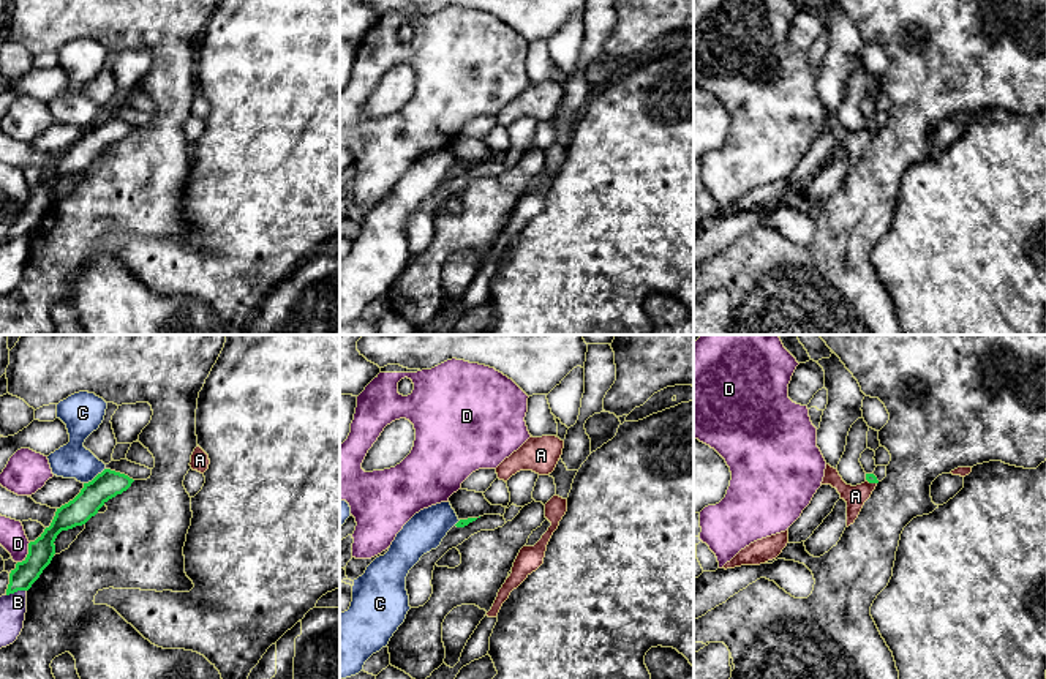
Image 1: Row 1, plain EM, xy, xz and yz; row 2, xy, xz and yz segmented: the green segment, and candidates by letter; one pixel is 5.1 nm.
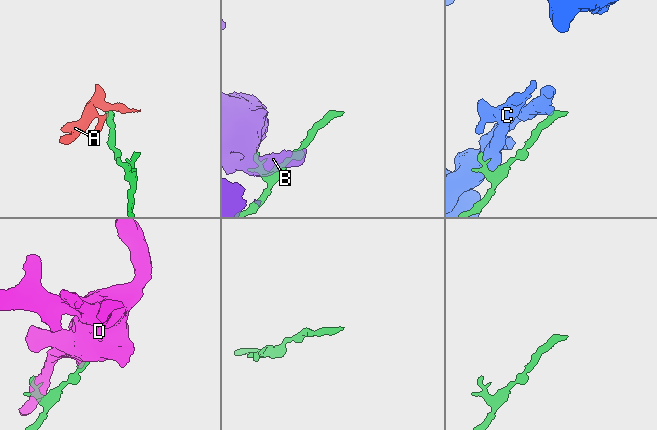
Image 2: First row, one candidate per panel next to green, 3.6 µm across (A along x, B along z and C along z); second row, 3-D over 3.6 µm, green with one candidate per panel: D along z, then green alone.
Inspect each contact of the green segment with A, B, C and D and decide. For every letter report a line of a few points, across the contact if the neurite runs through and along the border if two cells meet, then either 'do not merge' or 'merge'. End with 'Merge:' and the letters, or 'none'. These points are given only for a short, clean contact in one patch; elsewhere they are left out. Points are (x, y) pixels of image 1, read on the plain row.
A: line yz (866, 125), (876, 130); do not merge
B: do not merge
C: do not merge
D: do not merge
Merge: none

